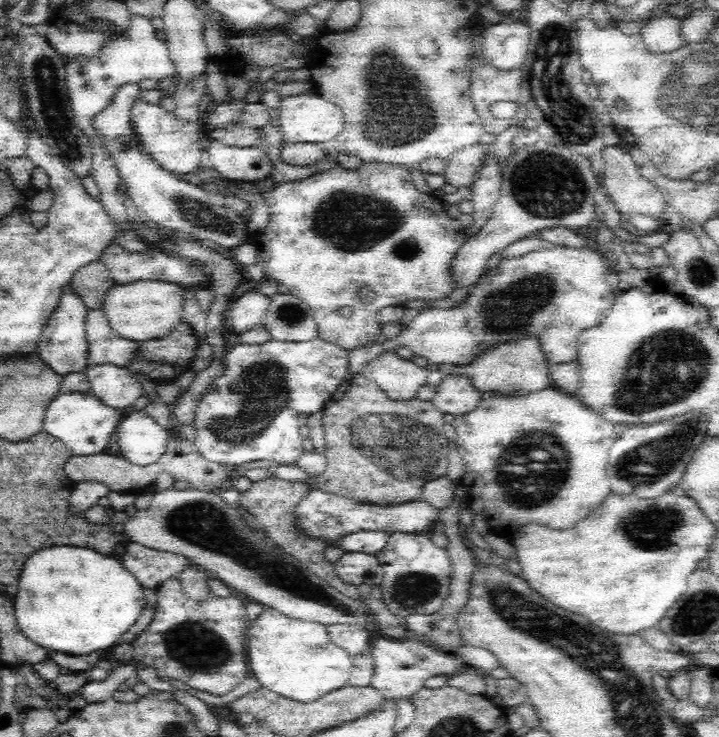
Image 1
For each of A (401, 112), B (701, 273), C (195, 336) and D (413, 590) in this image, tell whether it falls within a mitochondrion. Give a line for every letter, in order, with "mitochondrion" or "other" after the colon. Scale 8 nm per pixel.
A: mitochondrion
B: mitochondrion
C: other
D: mitochondrion

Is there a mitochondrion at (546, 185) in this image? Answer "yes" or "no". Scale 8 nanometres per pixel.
yes

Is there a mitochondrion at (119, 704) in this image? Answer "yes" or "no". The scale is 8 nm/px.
no

